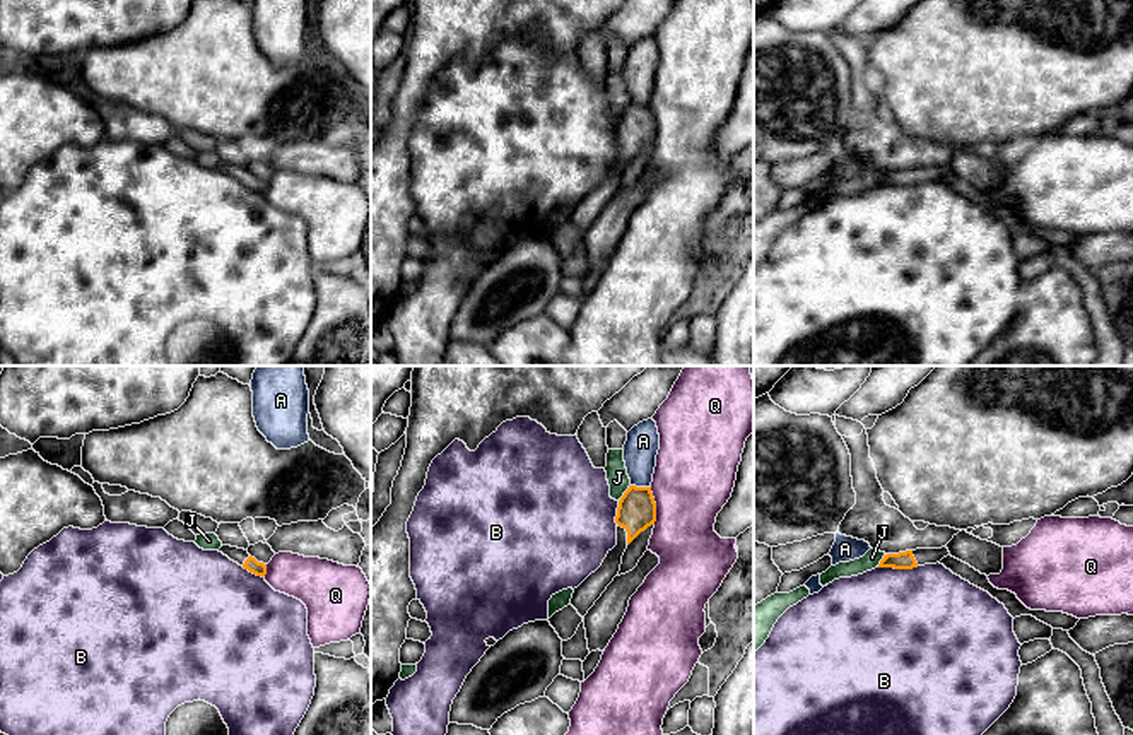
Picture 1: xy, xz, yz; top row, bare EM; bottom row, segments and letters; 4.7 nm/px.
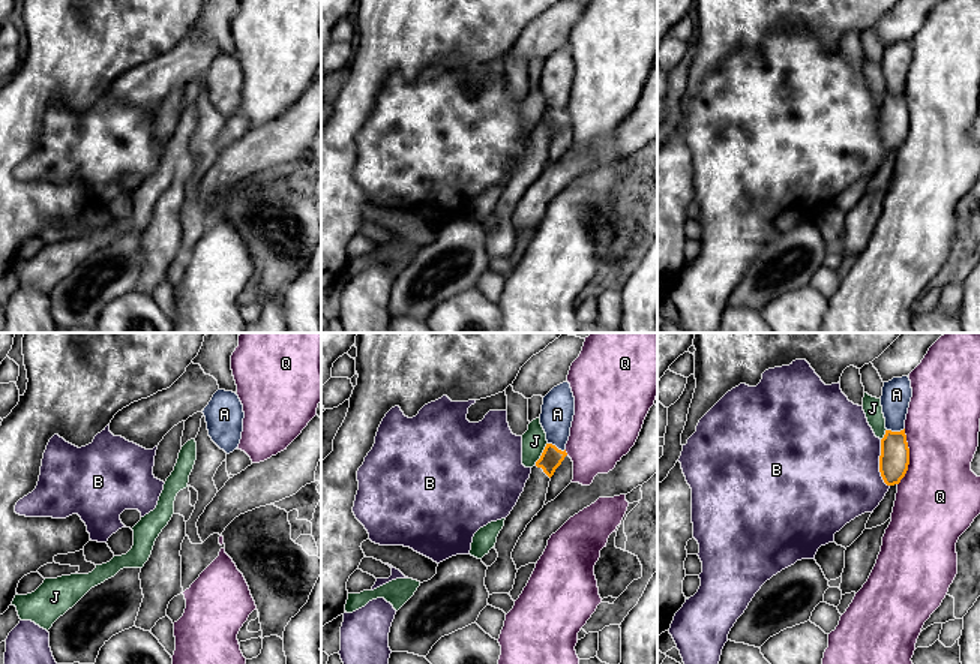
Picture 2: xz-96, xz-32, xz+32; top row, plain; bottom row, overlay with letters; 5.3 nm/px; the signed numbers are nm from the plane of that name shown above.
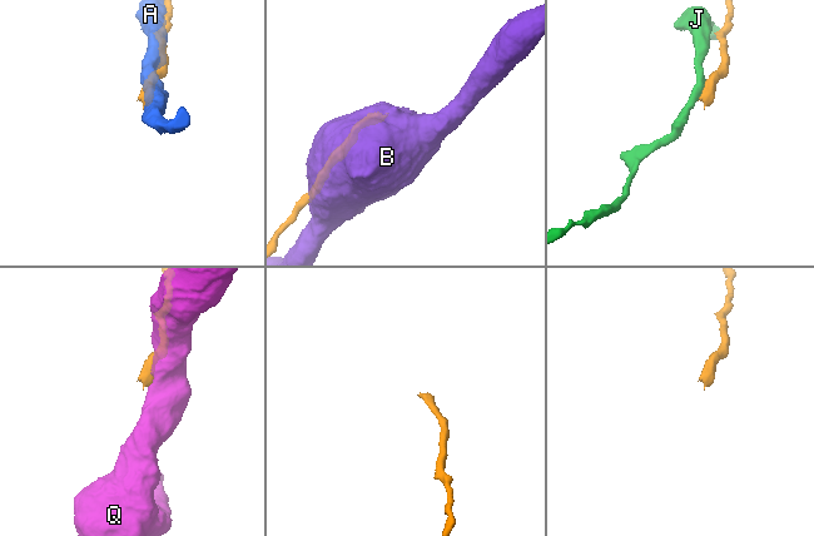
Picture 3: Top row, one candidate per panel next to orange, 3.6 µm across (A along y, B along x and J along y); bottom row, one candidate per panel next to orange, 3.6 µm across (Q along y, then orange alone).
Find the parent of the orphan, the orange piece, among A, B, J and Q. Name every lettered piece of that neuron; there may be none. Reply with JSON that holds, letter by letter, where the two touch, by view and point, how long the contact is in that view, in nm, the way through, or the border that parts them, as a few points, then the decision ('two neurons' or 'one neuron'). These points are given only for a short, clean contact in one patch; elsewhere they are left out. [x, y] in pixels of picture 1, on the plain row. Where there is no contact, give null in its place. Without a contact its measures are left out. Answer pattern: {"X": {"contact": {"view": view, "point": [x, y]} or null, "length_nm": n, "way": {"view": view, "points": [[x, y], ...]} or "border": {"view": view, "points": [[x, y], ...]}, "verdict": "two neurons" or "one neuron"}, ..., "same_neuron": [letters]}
{"A": {"contact": {"view": "xz", "point": [639, 105]}, "length_nm": 90, "verdict": "two neurons"}, "B": {"contact": {"view": "yz", "point": [898, 185]}, "length_nm": 190, "verdict": "two neurons"}, "J": {"contact": {"view": "xz", "point": [624, 110]}, "length_nm": 100, "border": {"view": "xz", "points": [[629, 101], [619, 118]]}, "verdict": "two neurons"}, "Q": {"contact": {"view": "xz", "point": [655, 122]}, "length_nm": 190, "verdict": "two neurons"}, "same_neuron": []}

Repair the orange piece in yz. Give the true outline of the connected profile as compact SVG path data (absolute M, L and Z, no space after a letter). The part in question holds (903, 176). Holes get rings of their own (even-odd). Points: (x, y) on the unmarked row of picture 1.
M947 164L906 168L884 173L878 185L913 186L925 181L936 181L947 173L950 173Z

